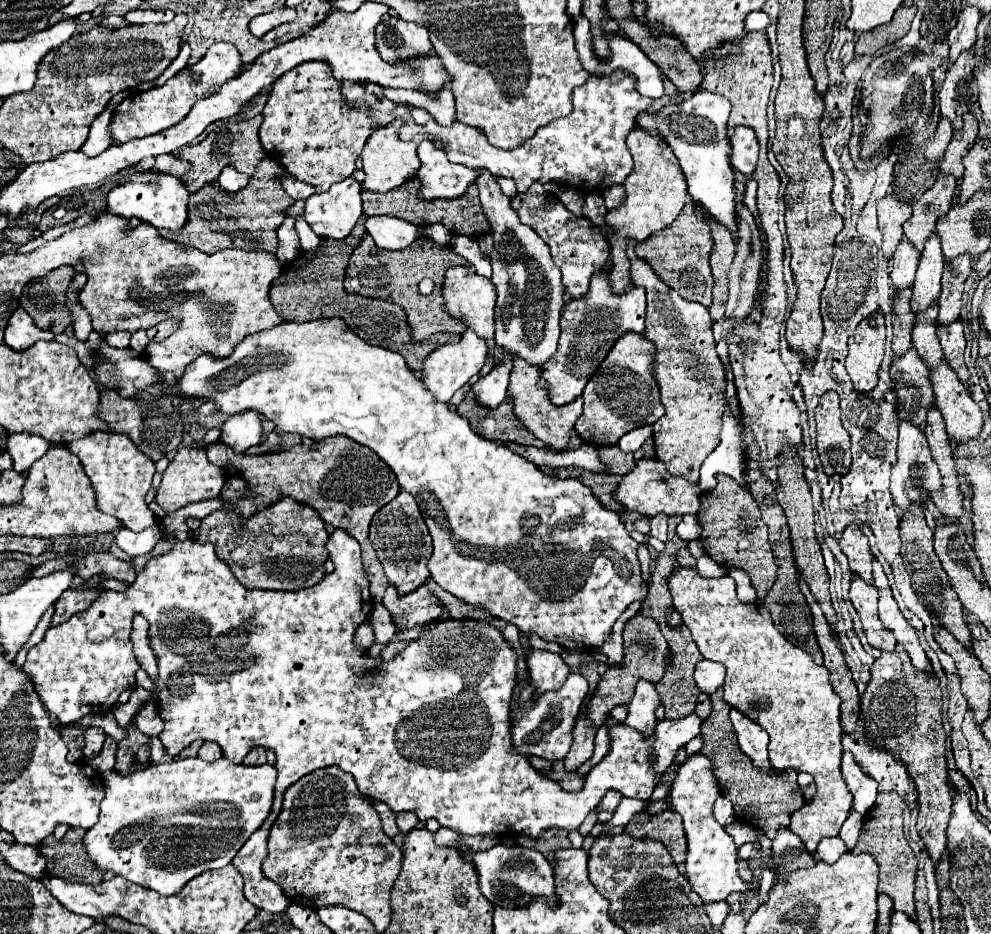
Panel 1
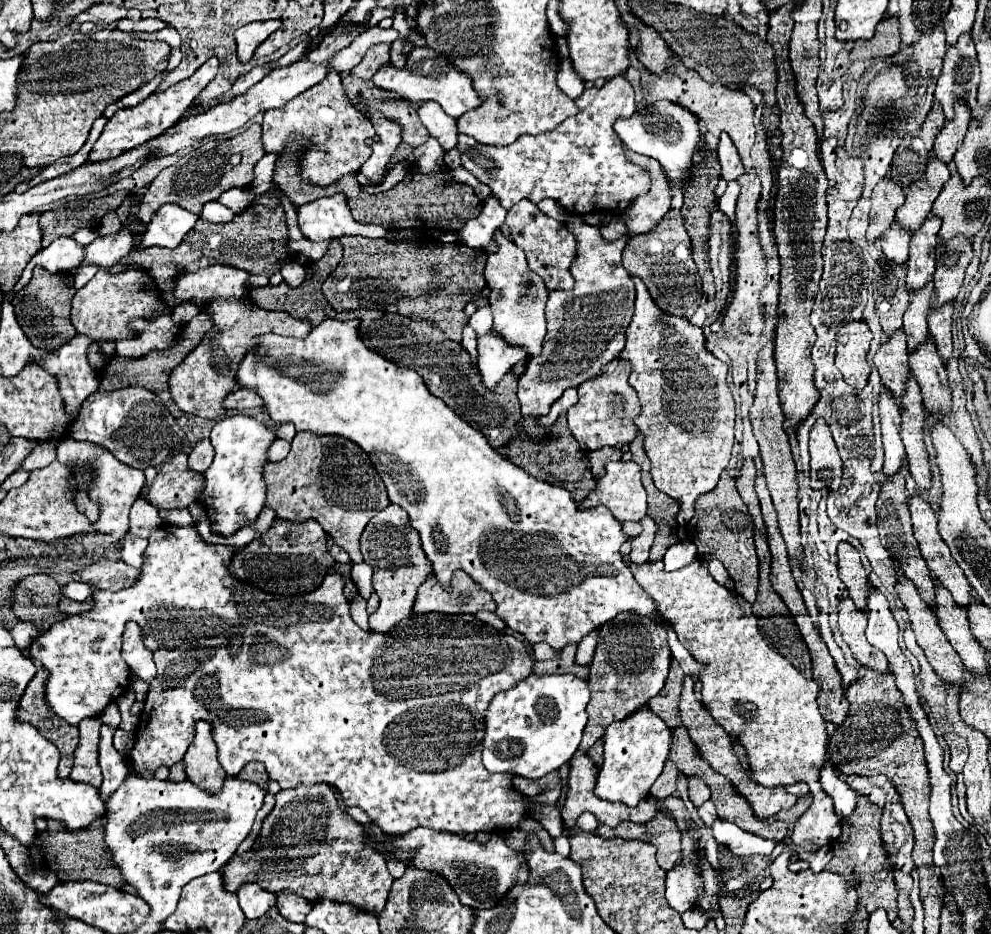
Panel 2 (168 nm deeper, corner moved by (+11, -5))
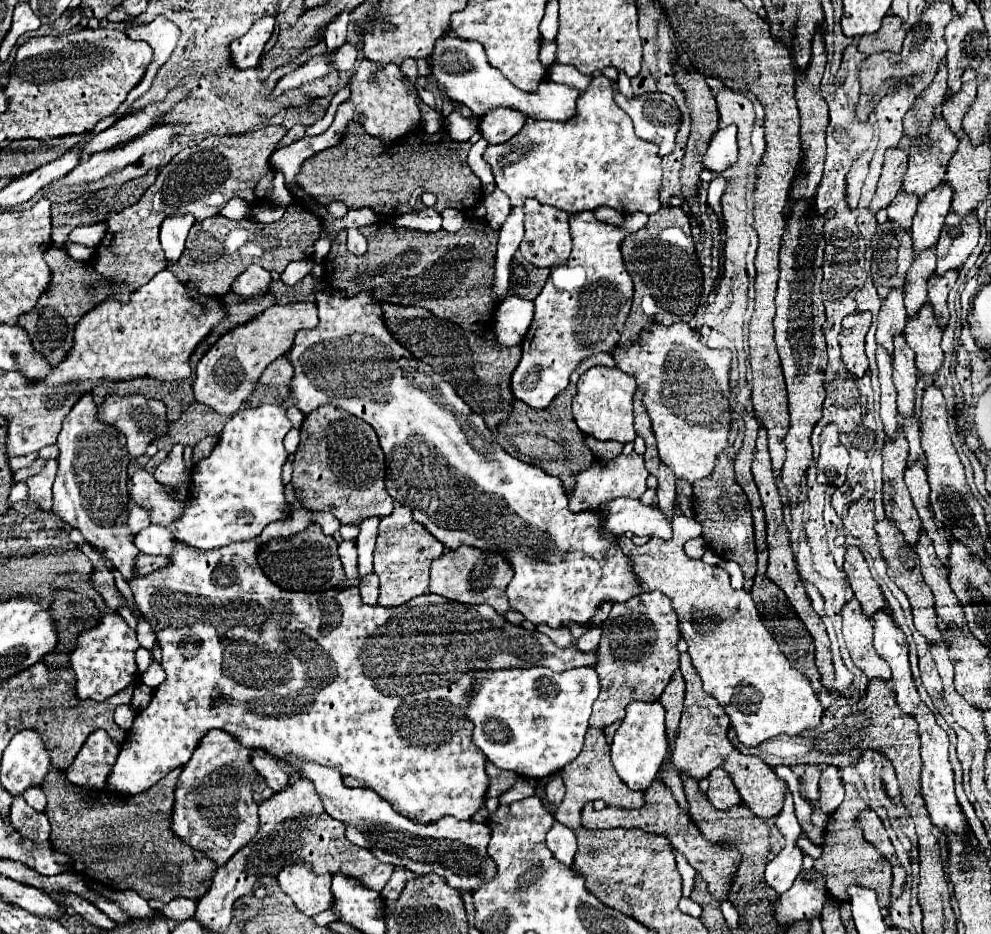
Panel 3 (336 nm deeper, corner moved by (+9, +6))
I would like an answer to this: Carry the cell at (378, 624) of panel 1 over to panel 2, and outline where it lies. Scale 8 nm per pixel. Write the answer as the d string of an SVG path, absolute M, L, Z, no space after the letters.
M389 505L379 511L361 535L361 553L365 563L373 567L373 589L381 597L379 609L369 615L369 627L377 633L391 631L401 619L413 613L413 603L417 597L419 585L433 573L431 561L421 549L419 535L409 525L409 515L399 505Z

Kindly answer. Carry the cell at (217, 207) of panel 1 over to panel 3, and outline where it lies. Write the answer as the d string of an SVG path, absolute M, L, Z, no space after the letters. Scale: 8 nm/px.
M299 204L287 206L281 220L271 224L255 222L251 218L229 220L219 214L217 218L207 218L205 222L195 222L191 226L179 262L167 262L167 268L179 282L195 282L197 290L205 296L223 296L231 290L233 280L251 264L283 272L293 260L311 260L313 242L319 236L319 230L321 222L317 216L303 210Z

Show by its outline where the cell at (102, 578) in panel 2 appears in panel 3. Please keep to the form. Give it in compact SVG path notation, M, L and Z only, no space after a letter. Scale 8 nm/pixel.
M139 554L135 558L135 570L133 570L133 576L145 576L145 574L151 574L155 572L157 568L163 568L167 566L169 560L167 558L161 558L161 556L149 556L149 554Z

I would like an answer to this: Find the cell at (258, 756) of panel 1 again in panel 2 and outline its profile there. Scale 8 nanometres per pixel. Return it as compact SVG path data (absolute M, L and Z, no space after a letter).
M255 761L247 763L247 765L241 769L241 773L239 773L237 777L239 777L239 779L243 779L243 781L251 781L251 783L257 783L259 787L263 787L263 789L267 791L269 775L267 775L267 771L263 769L263 765L261 765L261 763L255 763Z

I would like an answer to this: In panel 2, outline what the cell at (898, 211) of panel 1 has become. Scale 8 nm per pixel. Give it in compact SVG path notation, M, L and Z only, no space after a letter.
M881 179L877 187L873 189L871 197L871 223L867 229L867 241L873 243L875 239L881 237L881 233L895 221L895 211L897 207L903 205L905 199L905 189L893 181L893 179Z

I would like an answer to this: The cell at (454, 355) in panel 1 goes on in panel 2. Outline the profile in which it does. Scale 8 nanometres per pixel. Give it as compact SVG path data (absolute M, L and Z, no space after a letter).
M491 305L479 307L479 309L471 315L471 325L475 327L477 335L483 335L483 333L491 331L491 327L493 327L493 311L491 311Z

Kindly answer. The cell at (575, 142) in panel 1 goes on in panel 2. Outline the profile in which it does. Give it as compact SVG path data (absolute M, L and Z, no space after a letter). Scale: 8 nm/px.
M615 77L601 89L585 89L575 103L581 109L575 117L567 117L553 131L521 135L509 147L489 147L459 135L461 165L481 183L489 185L505 209L511 209L521 199L529 199L535 205L541 199L555 199L565 211L575 215L593 211L619 211L621 215L633 199L651 189L649 171L627 159L625 145L617 141L619 135L613 131L613 123L619 117L629 117L637 111L633 87L625 77Z

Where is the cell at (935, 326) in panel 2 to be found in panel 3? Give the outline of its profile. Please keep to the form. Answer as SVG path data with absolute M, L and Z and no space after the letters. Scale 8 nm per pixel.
M949 270L949 272L945 272L943 276L933 274L933 276L929 278L929 302L931 302L931 306L933 306L937 324L939 324L941 328L945 328L947 322L949 322L947 296L949 296L949 290L953 288L955 280L957 280L957 270Z

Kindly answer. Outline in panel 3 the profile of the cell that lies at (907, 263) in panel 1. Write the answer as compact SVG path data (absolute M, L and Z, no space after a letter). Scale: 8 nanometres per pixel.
M899 192L895 196L895 200L889 204L887 216L889 216L891 222L897 222L901 228L909 230L913 214L917 210L917 204L919 204L919 198L913 198L913 196L905 194L905 192Z

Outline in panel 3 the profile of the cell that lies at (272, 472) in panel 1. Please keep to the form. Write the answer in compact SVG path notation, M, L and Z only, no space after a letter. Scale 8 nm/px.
M329 404L303 420L301 442L293 454L291 484L297 502L305 510L331 512L341 524L365 522L373 516L387 516L393 510L393 498L385 488L385 458L375 430L357 416L335 410Z

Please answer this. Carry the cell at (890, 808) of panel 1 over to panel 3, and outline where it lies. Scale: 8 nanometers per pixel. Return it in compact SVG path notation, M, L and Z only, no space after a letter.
M845 784L845 800L841 806L829 816L827 828L825 828L825 840L823 840L823 854L821 858L815 860L815 868L825 874L827 878L827 888L829 892L839 898L847 900L847 888L851 884L863 886L863 888L873 888L877 892L877 900L881 906L881 914L887 918L889 916L889 904L891 904L891 864L887 858L869 842L863 840L861 828L857 826L859 814L867 810L867 804L859 798L857 786Z

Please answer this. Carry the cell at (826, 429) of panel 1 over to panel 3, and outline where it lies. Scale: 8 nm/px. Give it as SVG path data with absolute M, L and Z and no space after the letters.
M827 424L819 436L819 458L817 458L817 482L841 486L845 482L845 472L849 464L847 450L839 444L837 426Z

